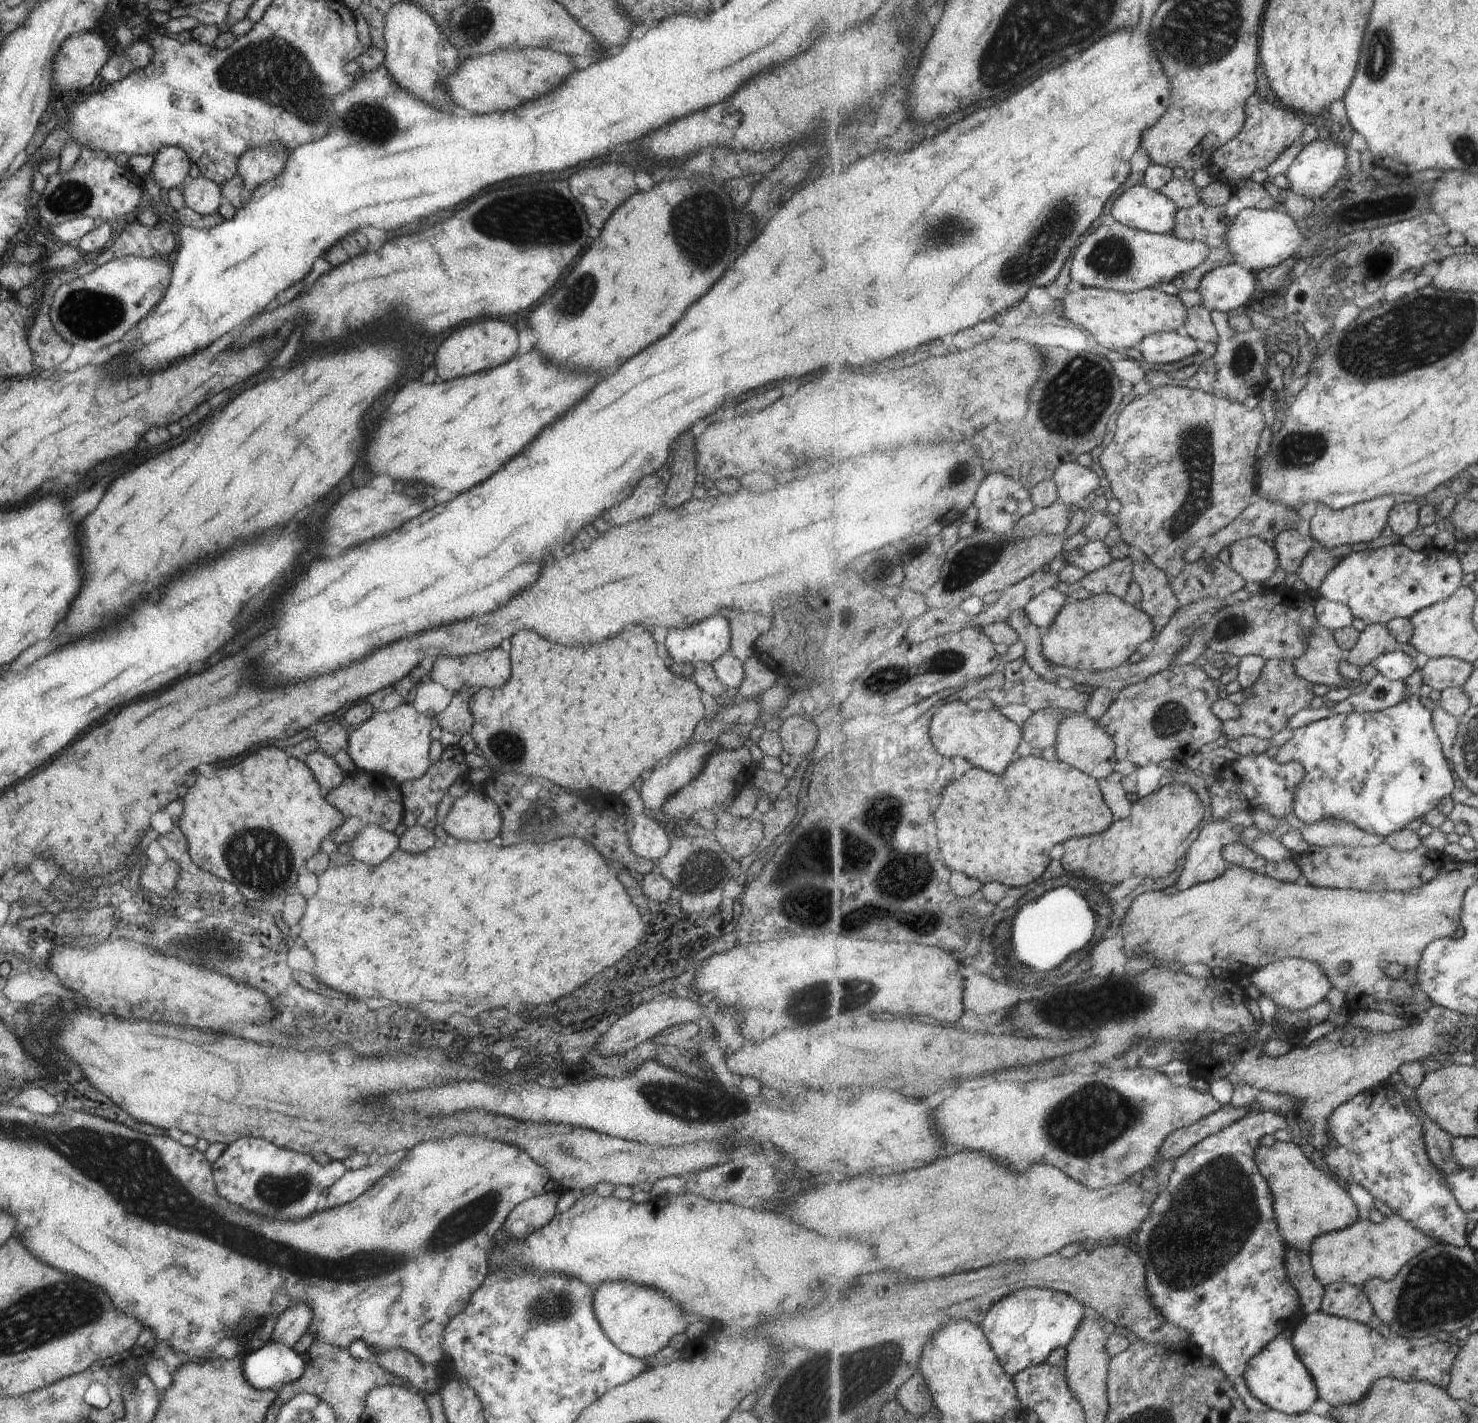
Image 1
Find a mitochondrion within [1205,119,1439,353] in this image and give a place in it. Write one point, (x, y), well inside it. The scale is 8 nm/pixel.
(1376, 267)

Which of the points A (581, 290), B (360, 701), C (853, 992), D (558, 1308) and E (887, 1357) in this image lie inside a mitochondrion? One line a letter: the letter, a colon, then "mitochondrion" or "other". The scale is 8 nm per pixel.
A: mitochondrion
B: other
C: mitochondrion
D: mitochondrion
E: mitochondrion

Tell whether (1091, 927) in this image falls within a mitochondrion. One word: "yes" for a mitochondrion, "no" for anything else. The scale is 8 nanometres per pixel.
no

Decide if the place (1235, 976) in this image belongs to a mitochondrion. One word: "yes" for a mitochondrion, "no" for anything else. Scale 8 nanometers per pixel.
no

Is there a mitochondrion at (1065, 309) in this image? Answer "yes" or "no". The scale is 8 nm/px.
no

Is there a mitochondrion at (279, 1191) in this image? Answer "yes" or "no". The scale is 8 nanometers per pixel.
yes

